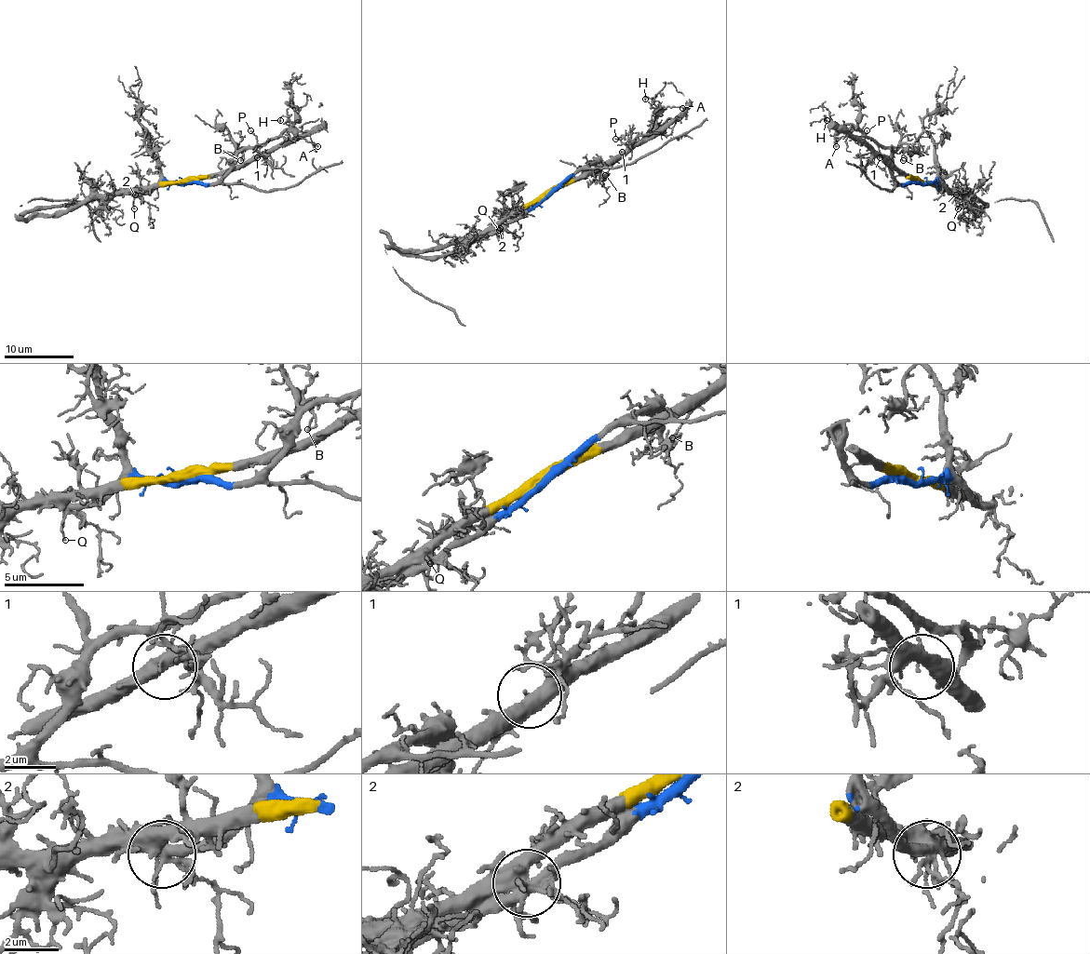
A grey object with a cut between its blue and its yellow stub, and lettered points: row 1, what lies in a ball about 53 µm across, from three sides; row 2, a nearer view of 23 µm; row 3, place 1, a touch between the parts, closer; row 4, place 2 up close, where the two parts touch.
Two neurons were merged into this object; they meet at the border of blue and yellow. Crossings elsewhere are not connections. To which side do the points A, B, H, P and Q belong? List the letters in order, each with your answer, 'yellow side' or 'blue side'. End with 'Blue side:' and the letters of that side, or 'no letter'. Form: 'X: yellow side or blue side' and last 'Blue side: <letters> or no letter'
A: blue side
B: blue side
H: blue side
P: yellow side
Q: yellow side
Blue side: A, B, H

